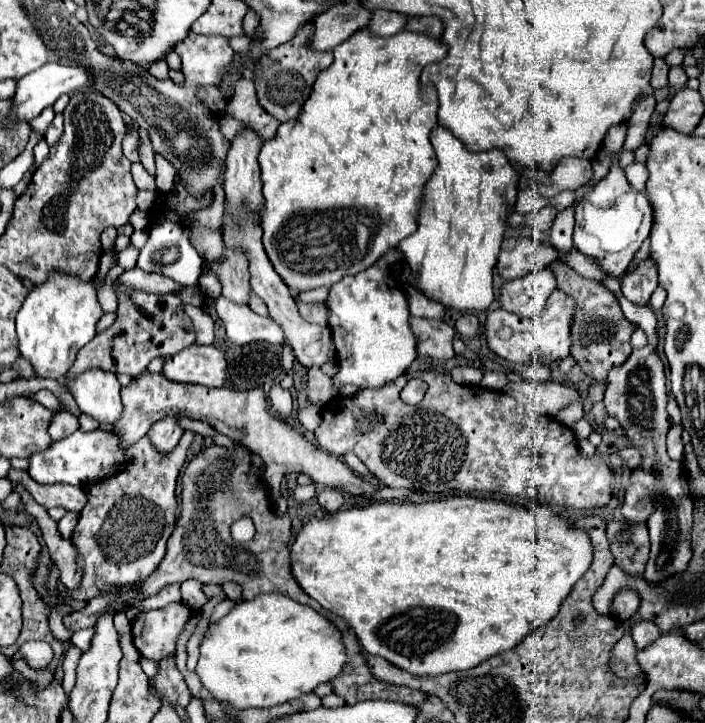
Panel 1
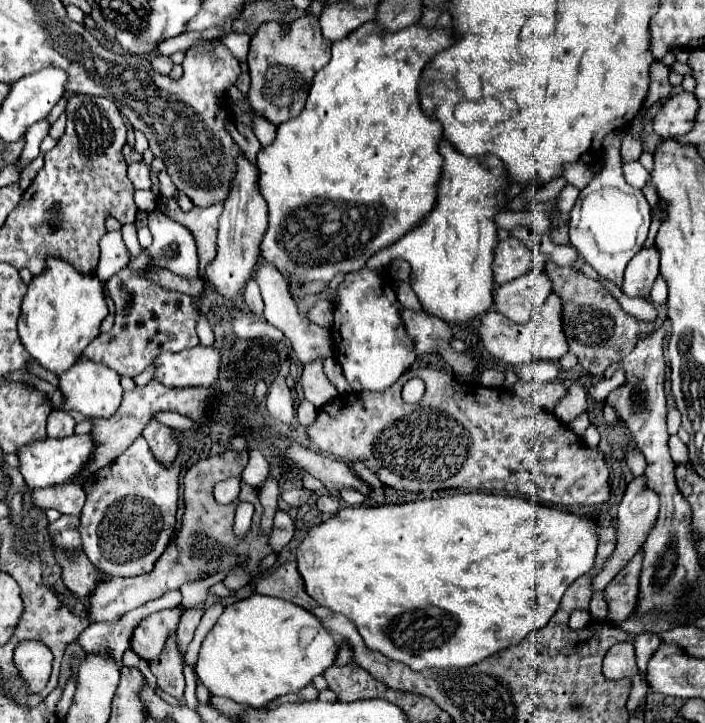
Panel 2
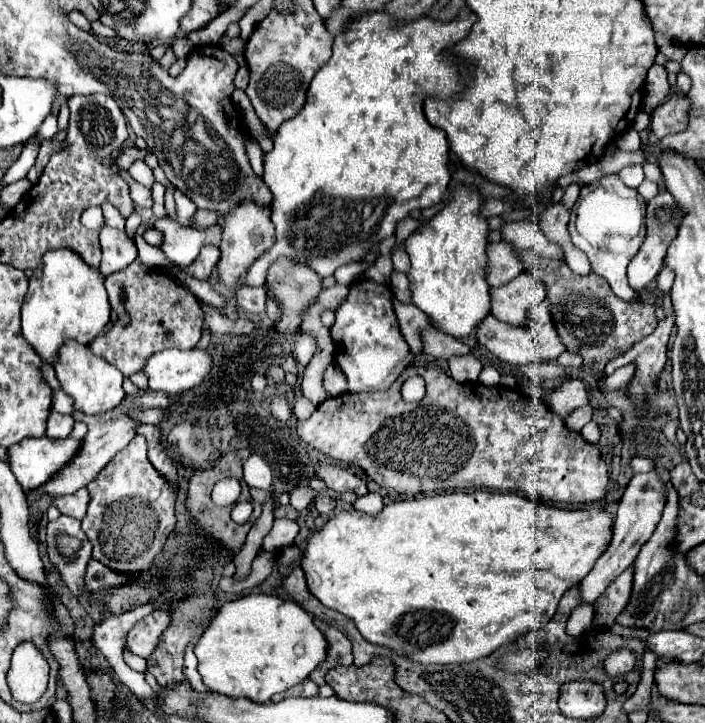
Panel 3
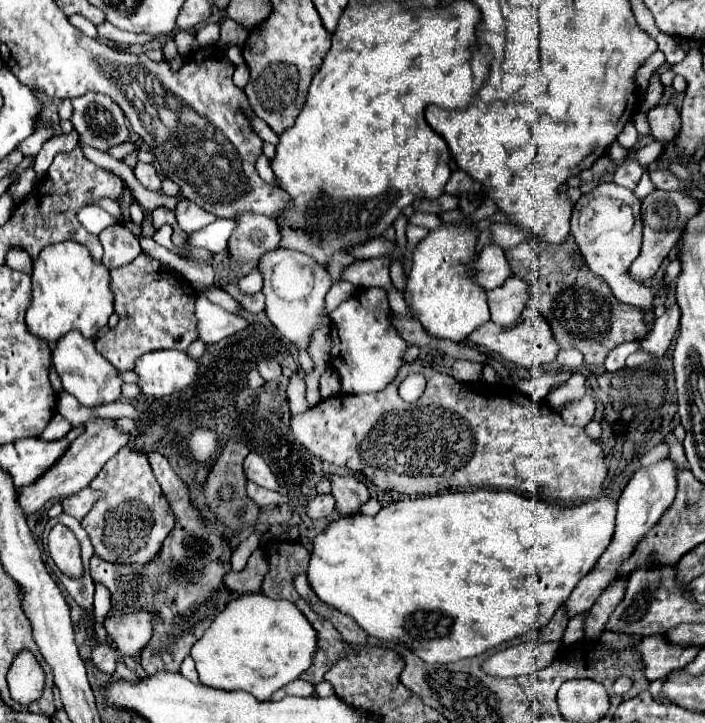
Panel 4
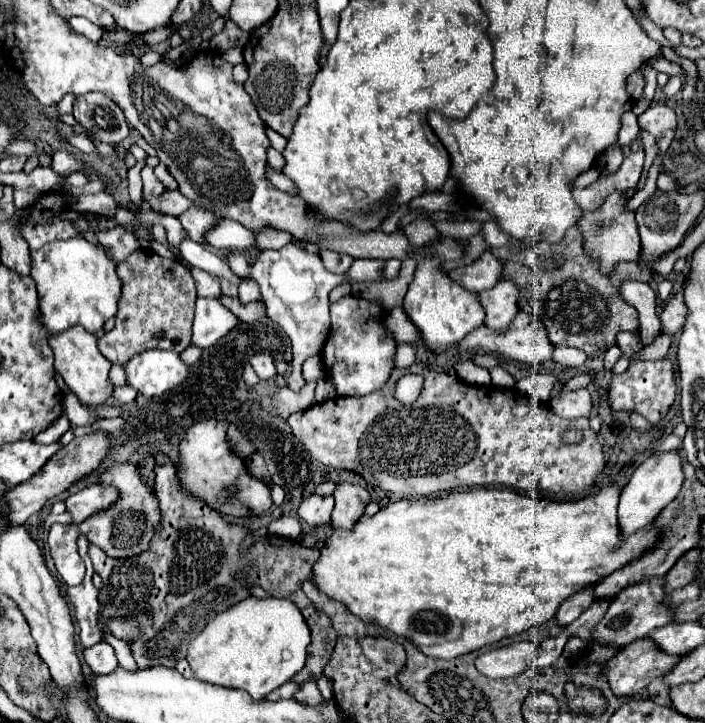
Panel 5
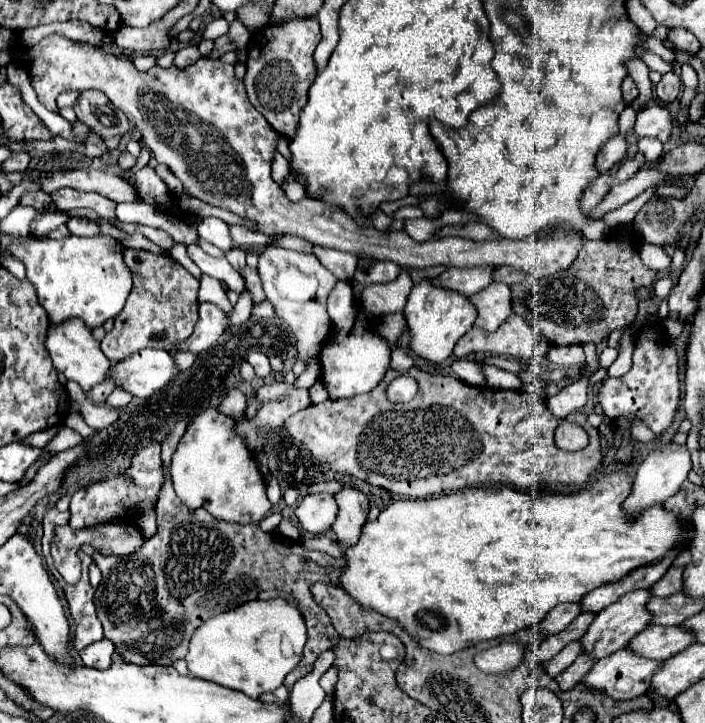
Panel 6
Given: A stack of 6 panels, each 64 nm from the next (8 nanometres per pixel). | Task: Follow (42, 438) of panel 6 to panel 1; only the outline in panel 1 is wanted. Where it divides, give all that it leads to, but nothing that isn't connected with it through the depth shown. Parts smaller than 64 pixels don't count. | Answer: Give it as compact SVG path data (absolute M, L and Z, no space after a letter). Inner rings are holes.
M62 410L62 412L56 412L56 414L52 416L52 424L48 426L48 434L52 436L52 440L60 440L60 438L64 438L64 436L74 434L78 428L80 428L78 418L72 416L70 412Z

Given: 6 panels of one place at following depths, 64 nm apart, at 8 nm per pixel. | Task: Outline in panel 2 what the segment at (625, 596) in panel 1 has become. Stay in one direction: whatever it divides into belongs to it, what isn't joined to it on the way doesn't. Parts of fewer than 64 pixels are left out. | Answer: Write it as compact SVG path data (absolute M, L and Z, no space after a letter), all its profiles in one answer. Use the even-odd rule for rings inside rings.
M638 552L630 562L628 568L624 568L606 588L606 604L608 604L608 616L606 620L610 624L620 624L626 620L634 608L636 608L636 596L638 596L638 578L642 568L642 552Z

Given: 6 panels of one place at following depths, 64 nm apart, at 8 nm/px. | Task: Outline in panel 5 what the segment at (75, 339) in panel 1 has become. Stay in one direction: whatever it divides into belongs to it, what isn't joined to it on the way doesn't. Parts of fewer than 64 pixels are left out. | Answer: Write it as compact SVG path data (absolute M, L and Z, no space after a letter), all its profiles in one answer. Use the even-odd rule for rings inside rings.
M76 236L70 240L56 240L38 250L30 250L30 266L32 266L30 276L38 288L38 300L40 300L40 312L42 312L40 322L48 328L50 334L62 332L74 324L82 324L88 332L94 334L104 326L108 318L116 316L122 284L120 284L120 278L116 276L116 260L108 256L102 244L92 244L82 236Z

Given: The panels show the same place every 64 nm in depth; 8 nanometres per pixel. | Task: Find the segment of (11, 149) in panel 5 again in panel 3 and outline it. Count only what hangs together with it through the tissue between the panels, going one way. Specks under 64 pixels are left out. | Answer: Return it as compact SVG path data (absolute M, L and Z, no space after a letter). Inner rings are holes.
M48 116L44 122L42 122L42 126L40 126L40 130L38 130L38 134L36 134L36 142L44 142L44 140L50 140L54 134L58 132L58 124L56 124L56 116Z

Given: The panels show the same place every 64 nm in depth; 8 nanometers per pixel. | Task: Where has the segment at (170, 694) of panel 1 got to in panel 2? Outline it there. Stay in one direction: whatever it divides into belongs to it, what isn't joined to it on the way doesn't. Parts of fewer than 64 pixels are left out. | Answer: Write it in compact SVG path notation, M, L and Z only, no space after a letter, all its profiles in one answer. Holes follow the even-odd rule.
M172 634L168 636L168 644L164 644L164 652L156 660L150 660L150 670L164 692L172 694L174 698L182 698L184 694L182 668L184 668L184 660L176 644L176 634Z

